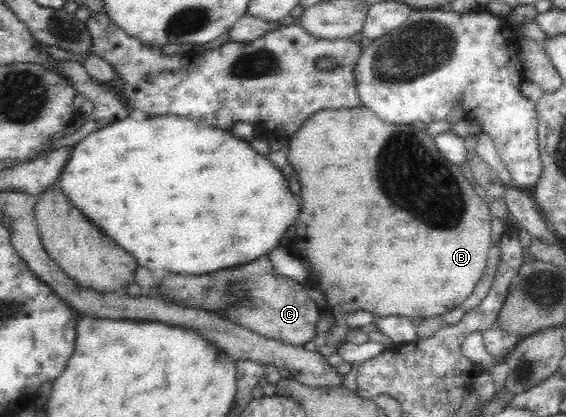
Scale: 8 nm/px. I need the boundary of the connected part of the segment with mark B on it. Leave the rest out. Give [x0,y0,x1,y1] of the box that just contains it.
[287,106,494,356]

